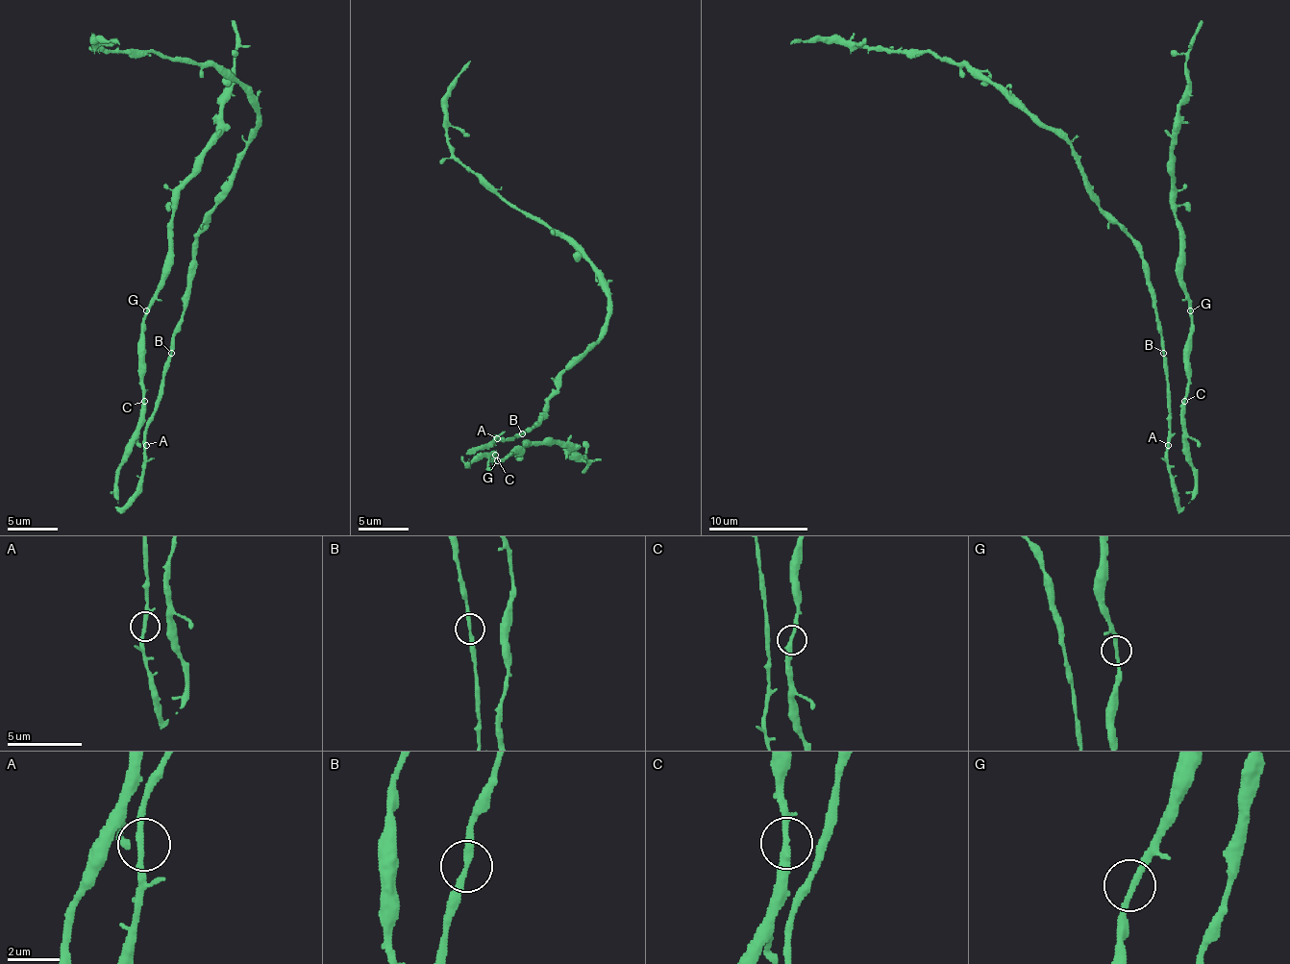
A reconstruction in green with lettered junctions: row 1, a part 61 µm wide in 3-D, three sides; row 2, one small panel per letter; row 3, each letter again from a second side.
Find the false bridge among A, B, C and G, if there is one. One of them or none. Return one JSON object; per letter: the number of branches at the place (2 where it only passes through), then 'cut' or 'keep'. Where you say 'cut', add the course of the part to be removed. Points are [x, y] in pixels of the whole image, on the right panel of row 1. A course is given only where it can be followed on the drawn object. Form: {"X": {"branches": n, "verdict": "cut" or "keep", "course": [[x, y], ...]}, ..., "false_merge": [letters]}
{"A": {"branches": 2, "verdict": "keep"}, "B": {"branches": 2, "verdict": "keep"}, "C": {"branches": 2, "verdict": "keep"}, "G": {"branches": 2, "verdict": "keep"}, "false_merge": []}

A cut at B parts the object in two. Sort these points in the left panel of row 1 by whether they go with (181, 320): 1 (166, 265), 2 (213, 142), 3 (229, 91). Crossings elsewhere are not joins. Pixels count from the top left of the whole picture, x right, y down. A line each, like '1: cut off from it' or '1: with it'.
1: cut off from it
2: cut off from it
3: cut off from it

